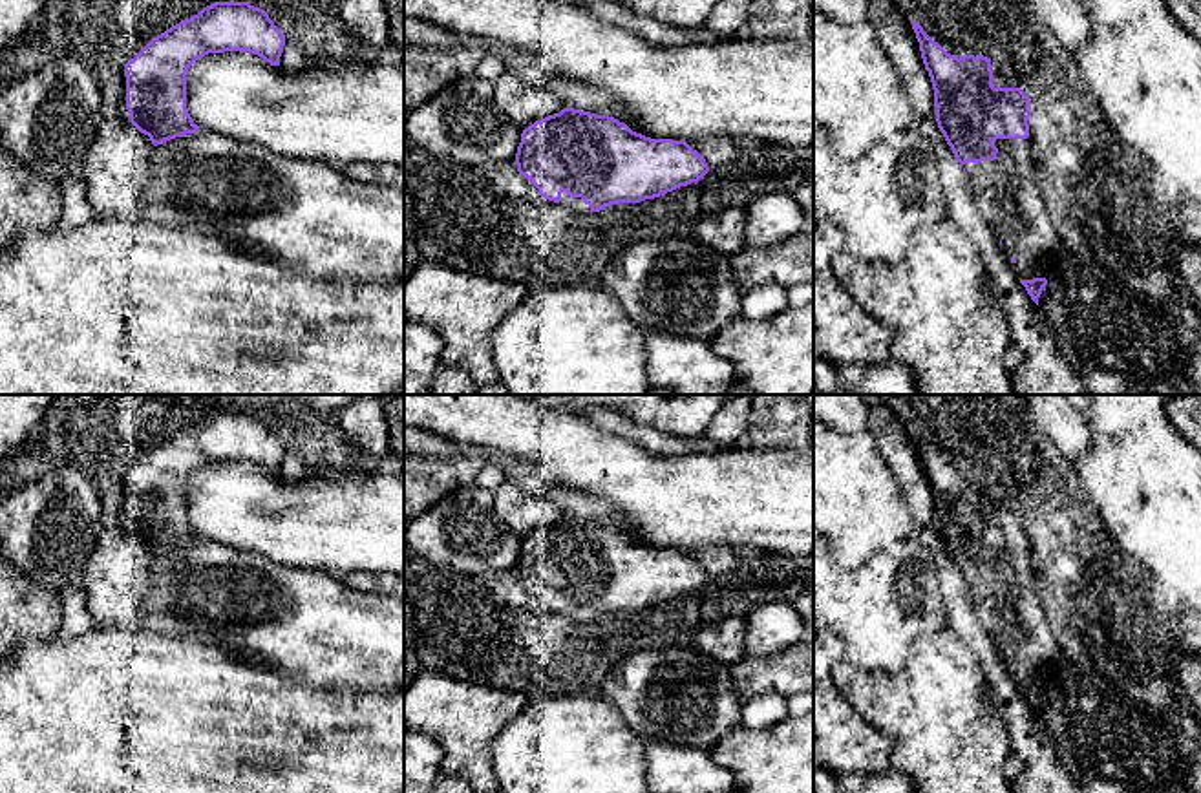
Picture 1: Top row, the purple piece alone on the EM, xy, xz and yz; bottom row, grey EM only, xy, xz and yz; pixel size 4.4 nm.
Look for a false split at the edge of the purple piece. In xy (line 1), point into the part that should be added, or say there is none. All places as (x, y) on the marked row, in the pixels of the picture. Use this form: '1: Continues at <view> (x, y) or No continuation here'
1: No continuation here

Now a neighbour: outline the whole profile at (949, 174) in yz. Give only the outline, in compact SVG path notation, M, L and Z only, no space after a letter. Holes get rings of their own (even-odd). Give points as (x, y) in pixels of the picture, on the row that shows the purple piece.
M868 0L868 22L881 48L901 77L912 106L910 126L929 143L936 161L945 216L976 247L993 291L1005 312L1009 345L1022 351L1022 362L1009 375L1013 395L1089 395L1064 360L1038 305L1016 278L1002 252L1000 238L985 219L978 194L936 122L934 90L912 29L909 0Z

